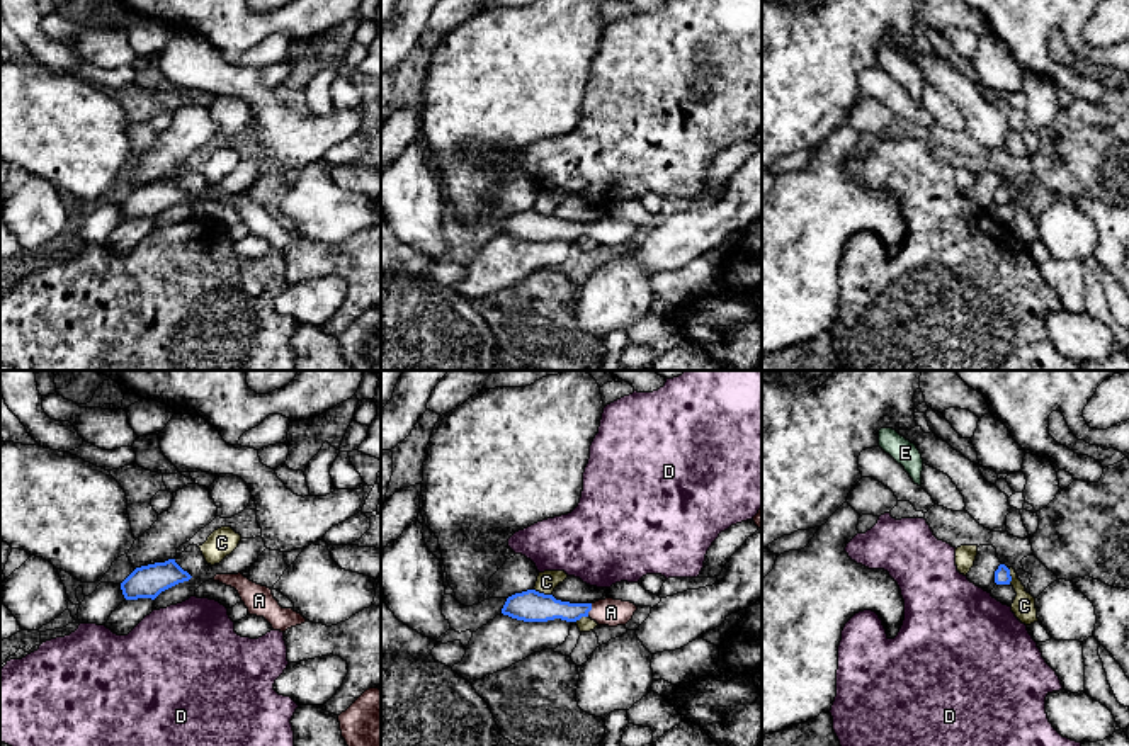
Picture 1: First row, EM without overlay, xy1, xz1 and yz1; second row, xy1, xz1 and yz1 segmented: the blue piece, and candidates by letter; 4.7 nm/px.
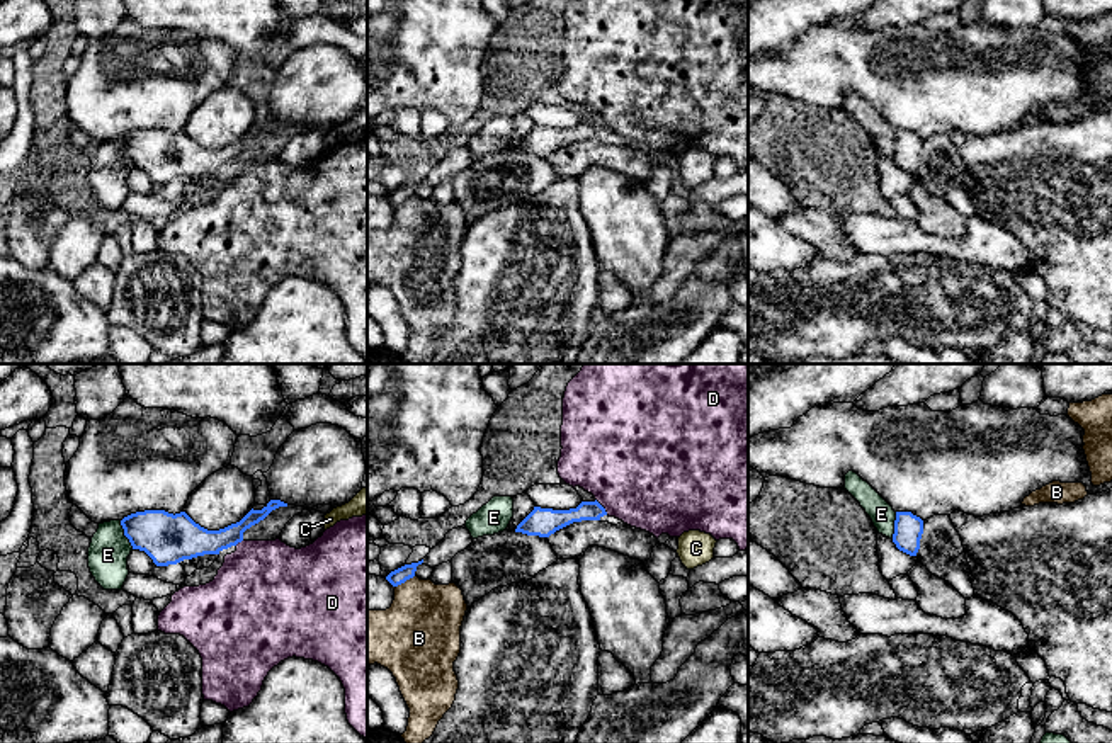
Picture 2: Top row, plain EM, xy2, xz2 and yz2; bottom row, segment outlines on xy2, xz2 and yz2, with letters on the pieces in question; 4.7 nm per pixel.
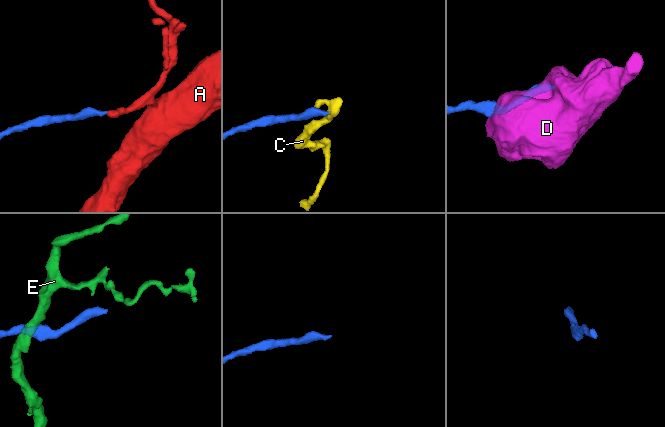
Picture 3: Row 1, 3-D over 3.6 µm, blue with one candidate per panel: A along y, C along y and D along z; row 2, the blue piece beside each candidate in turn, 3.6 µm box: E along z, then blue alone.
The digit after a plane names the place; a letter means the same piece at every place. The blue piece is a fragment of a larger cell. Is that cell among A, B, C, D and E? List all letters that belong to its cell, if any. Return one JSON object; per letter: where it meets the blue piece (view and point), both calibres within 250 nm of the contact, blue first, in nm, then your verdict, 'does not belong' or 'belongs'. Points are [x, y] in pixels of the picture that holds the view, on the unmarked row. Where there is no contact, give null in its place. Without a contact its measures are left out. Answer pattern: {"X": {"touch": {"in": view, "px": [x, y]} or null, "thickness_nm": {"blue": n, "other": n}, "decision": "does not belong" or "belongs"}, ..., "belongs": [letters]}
{"A": {"touch": {"in": "xz1", "px": [590, 228]}, "thickness_nm": {"blue": 140, "other": 130}, "decision": "belongs"}, "B": {"touch": {"in": "xz2", "px": [405, 199]}, "thickness_nm": {"blue": 70, "other": 360}, "decision": "does not belong"}, "C": {"touch": {"in": "xz1", "px": [543, 213]}, "thickness_nm": {"blue": 150, "other": 100}, "decision": "does not belong"}, "D": {"touch": {"in": "xz2", "px": [602, 126]}, "thickness_nm": {"blue": 110, "other": 500}, "decision": "does not belong"}, "E": {"touch": {"in": "xy2", "px": [124, 153]}, "thickness_nm": {"blue": 240, "other": 190}, "decision": "does not belong"}, "belongs": ["A"]}

